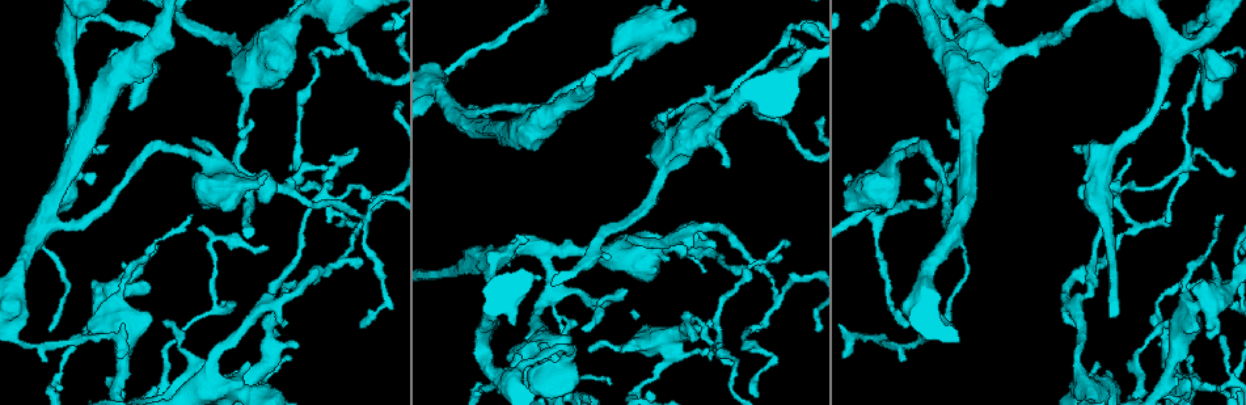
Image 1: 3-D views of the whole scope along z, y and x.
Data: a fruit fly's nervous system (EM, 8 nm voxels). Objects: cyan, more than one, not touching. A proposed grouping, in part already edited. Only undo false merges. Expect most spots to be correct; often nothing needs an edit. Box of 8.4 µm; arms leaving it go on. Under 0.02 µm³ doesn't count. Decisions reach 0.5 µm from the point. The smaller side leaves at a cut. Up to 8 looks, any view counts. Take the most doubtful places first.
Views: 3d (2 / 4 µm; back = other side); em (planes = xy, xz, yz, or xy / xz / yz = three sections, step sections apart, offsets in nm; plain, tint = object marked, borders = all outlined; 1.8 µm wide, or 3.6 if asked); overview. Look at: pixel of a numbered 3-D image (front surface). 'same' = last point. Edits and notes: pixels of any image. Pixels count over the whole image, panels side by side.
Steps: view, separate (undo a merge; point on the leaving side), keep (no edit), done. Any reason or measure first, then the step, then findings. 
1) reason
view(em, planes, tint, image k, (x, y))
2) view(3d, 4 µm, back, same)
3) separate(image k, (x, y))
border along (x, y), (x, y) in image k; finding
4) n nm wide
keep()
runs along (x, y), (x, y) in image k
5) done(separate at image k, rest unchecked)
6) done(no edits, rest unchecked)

abrupt turn
view(3d, 2 µm, image 1, (745, 270))

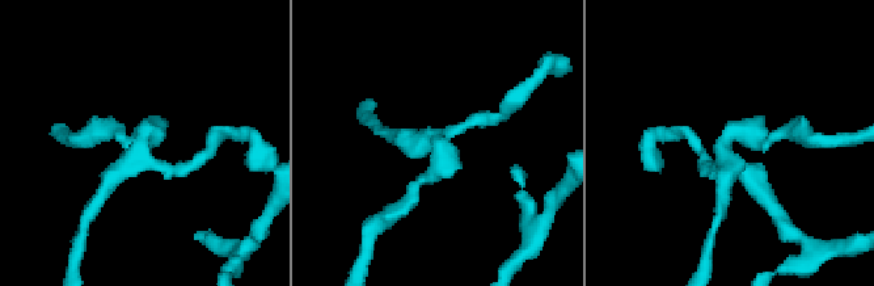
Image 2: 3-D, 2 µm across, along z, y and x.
need the tissue
view(em, planes, tint, image 2, (146, 135))

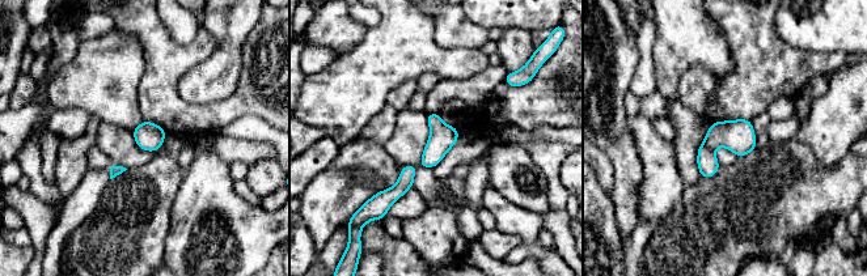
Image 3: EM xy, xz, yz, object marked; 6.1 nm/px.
160 nm wide
keep()
one cell here

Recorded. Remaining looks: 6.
two arms in line, one across
view(3d, 4 µm, back, image 1, (237, 187))

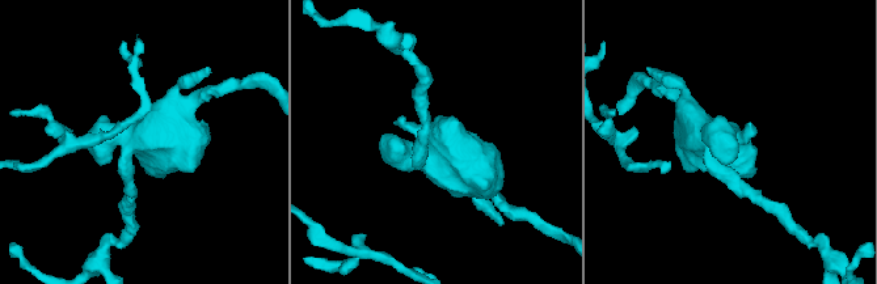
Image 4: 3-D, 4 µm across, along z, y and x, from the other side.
view(em, 3.6 µm, planes, tint, image 4, (147, 142))

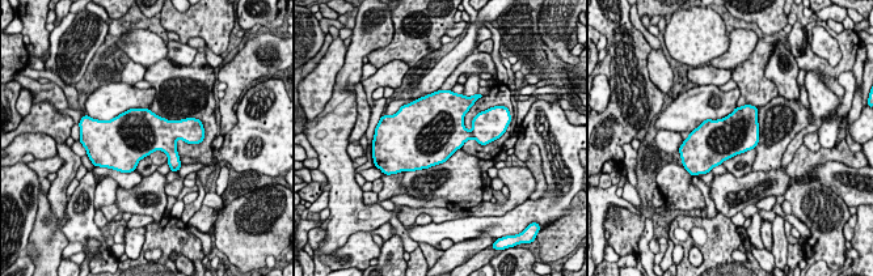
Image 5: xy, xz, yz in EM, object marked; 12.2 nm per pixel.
500 nm wide
keep()
all the same cell

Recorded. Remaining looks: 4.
abrupt turn
view(3d, 4 µm, image 1, (530, 353))

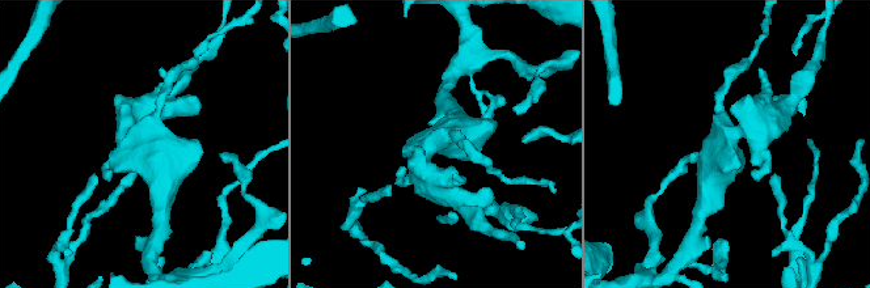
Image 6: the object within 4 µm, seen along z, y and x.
view(em, 3.6 µm, xz, step 4, tint, image 6, (439, 141))

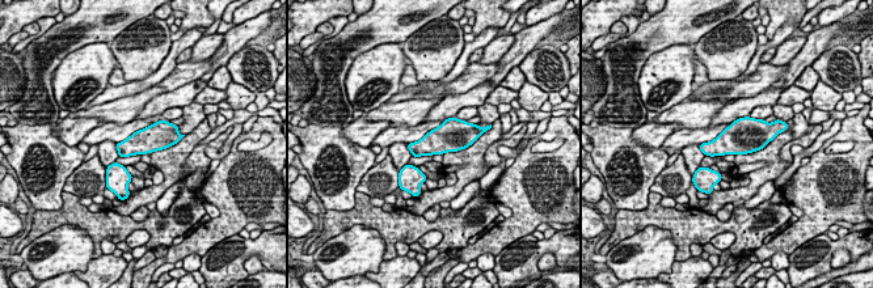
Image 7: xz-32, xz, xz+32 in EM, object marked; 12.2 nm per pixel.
keep()
all the same cell

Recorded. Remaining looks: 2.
done(no edits, rest unchecked)

